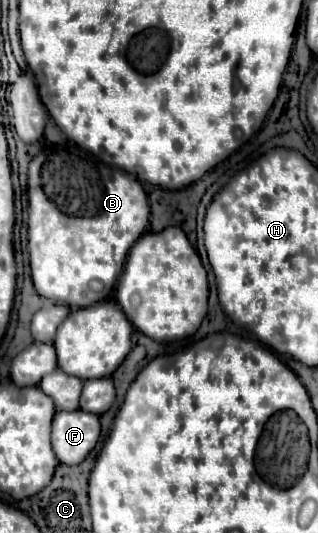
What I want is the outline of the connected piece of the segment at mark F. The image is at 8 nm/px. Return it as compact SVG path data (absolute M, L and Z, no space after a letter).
M82 409L58 411L52 423L52 447L60 463L80 465L96 447L100 437L100 419Z

